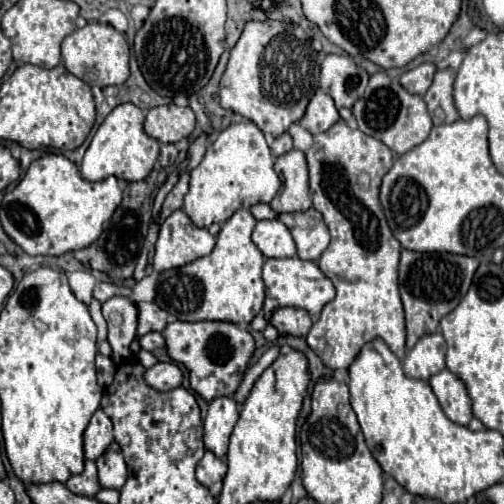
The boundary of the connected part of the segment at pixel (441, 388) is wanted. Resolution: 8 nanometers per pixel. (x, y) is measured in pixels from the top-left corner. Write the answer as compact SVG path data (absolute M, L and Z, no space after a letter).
M442 369L434 377L430 377L428 383L446 417L458 425L468 425L472 419L472 407L464 383L448 369Z

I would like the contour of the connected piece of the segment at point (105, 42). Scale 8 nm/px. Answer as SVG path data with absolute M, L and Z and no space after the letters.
M96 21L88 23L82 29L76 29L62 43L62 61L66 69L78 79L86 81L88 85L122 85L128 79L128 57L130 49L124 35L116 31L112 25L102 25Z

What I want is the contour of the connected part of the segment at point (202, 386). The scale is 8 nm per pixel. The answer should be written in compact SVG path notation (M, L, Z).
M172 321L162 331L162 337L166 339L166 351L170 359L182 363L188 369L190 389L208 403L216 397L234 395L244 371L248 369L248 361L256 351L254 337L246 329L240 329L236 323Z

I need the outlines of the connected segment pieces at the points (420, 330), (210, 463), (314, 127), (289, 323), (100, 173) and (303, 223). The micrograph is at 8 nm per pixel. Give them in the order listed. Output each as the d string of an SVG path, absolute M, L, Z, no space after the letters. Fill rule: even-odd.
M402 251L400 257L400 297L406 313L406 349L412 349L416 341L438 329L440 319L450 313L466 295L478 261L466 255L452 253L416 253Z
M206 451L206 455L202 457L202 461L196 467L196 479L204 487L212 487L214 483L222 481L224 475L226 475L226 461L218 459L212 451Z
M318 89L314 93L314 97L310 99L306 115L300 119L300 125L306 127L312 135L316 135L316 133L328 131L338 119L340 119L340 115L338 115L334 101L330 99L330 95L326 95L322 89Z
M284 307L284 309L278 309L270 323L278 329L280 335L294 335L294 337L304 337L310 327L314 325L312 317L306 315L306 311L302 309L294 309L294 307Z
M122 103L118 105L98 127L96 135L92 137L90 147L84 153L80 171L86 181L102 181L110 175L116 179L126 181L142 181L152 171L156 159L158 159L158 141L148 137L144 133L144 111L136 107L134 103Z
M316 209L302 213L284 213L278 217L292 233L298 249L298 257L306 261L318 261L330 243L328 227Z

